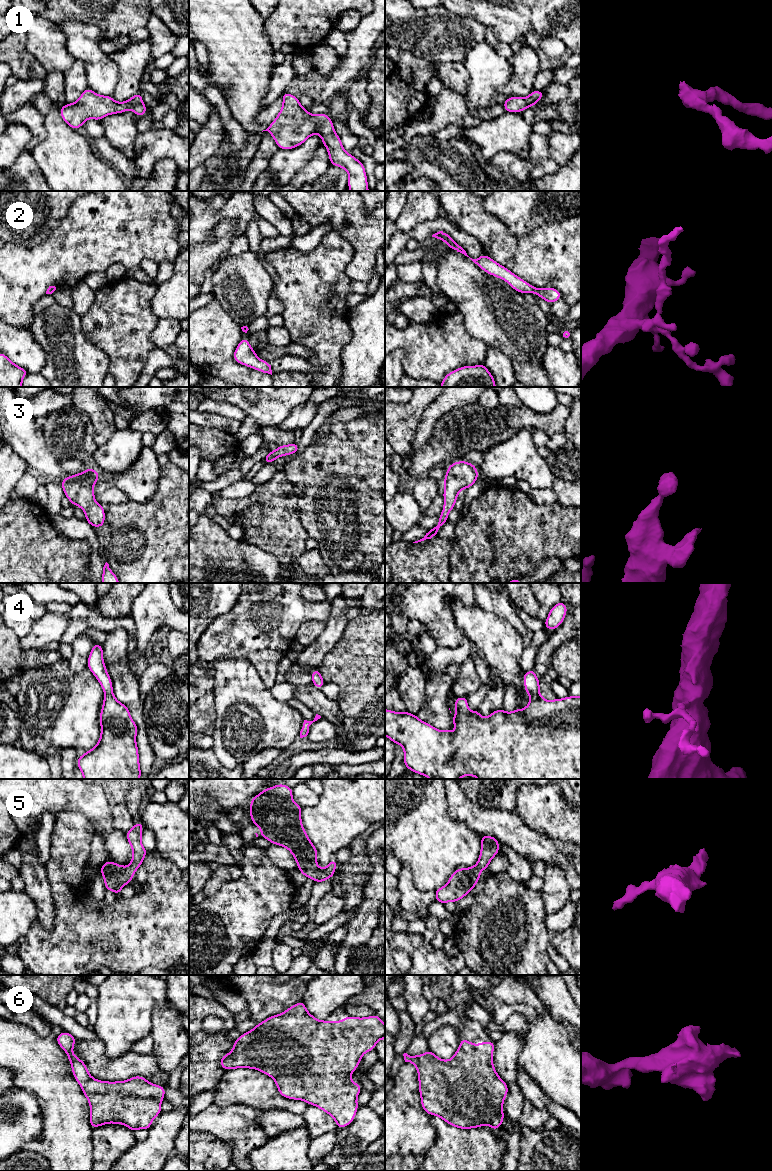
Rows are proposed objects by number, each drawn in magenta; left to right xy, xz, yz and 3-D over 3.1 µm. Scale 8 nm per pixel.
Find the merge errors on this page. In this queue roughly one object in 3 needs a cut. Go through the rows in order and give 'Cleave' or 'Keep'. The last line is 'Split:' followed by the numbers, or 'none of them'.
1: Keep
2: Keep
3: Keep
4: Keep
5: Keep
6: Keep
Split: none of them

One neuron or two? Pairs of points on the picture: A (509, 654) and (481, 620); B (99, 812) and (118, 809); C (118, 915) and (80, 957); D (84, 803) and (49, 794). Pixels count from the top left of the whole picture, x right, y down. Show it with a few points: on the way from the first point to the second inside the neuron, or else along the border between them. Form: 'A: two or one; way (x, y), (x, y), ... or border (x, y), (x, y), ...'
A: one; way (502, 646), (486, 628)
B: two; border (111, 808), (114, 826), (122, 831)
C: one; way (112, 926), (91, 946)
D: one; way (75, 797), (64, 797), (58, 794)

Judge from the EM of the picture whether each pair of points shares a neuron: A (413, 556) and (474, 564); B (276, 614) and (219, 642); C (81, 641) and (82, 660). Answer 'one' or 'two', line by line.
A: two
B: one
C: one

